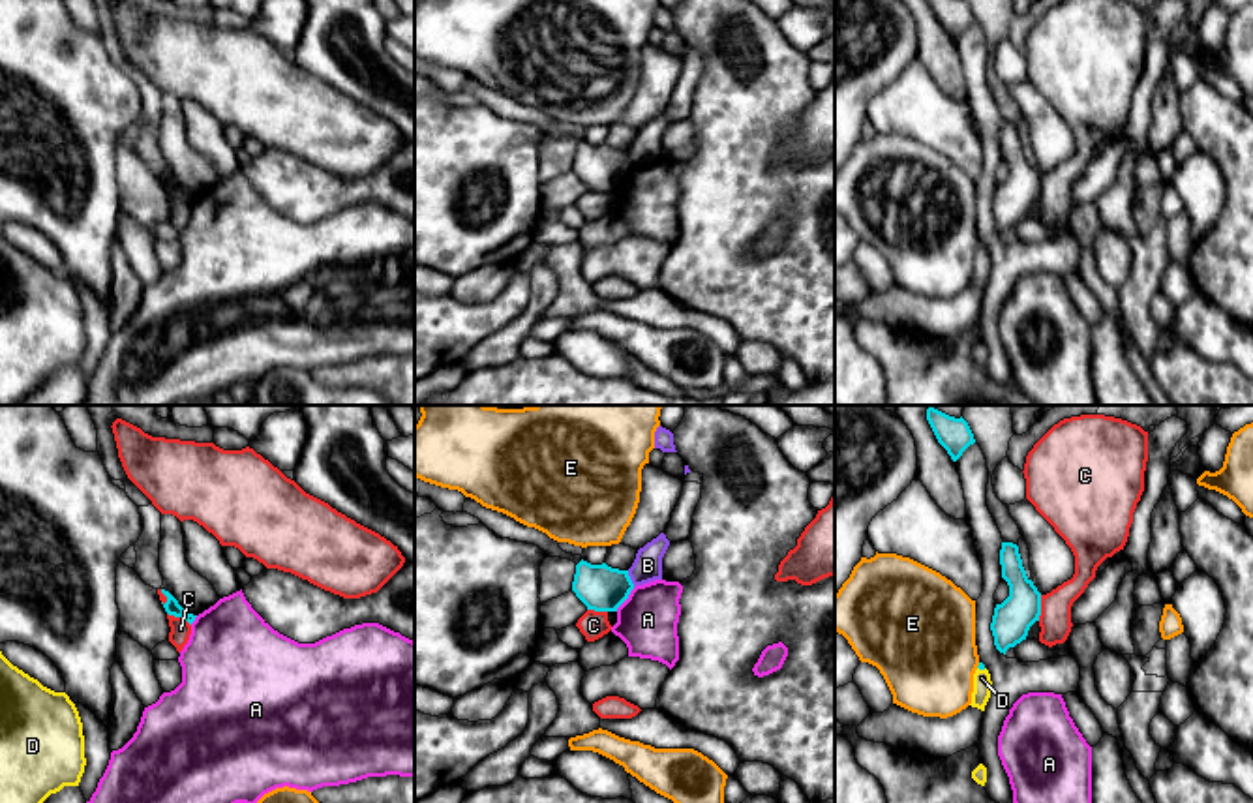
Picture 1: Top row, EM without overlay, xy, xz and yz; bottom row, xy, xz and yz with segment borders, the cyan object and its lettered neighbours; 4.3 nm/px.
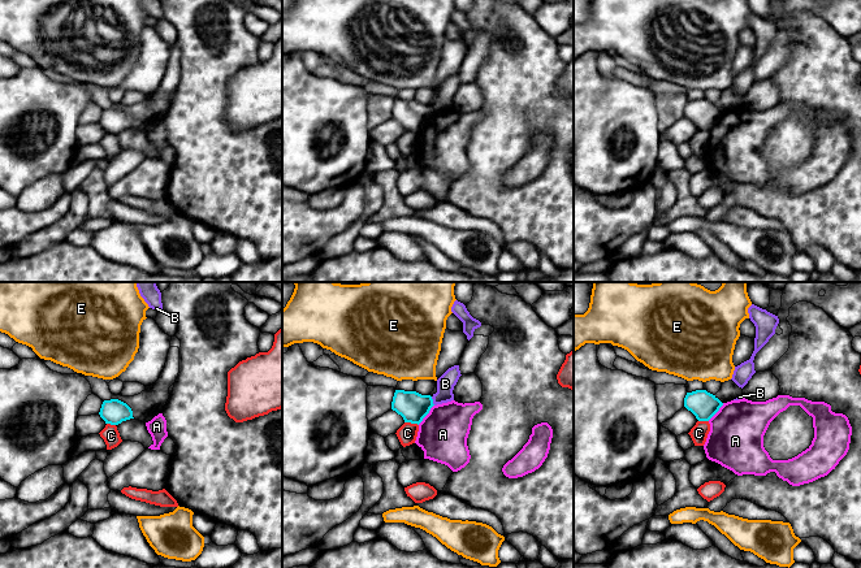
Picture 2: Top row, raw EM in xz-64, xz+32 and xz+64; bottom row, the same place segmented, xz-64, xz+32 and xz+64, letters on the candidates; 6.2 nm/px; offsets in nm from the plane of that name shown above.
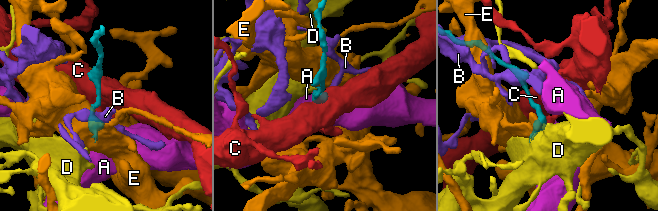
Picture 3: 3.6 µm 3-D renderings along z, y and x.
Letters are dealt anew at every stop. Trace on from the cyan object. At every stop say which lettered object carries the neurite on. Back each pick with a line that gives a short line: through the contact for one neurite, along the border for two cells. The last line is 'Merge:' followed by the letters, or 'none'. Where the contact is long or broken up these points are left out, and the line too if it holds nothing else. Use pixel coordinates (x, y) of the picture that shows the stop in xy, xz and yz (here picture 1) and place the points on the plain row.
D: line yz (981, 246), (981, 248), (981, 257)
Merge: D

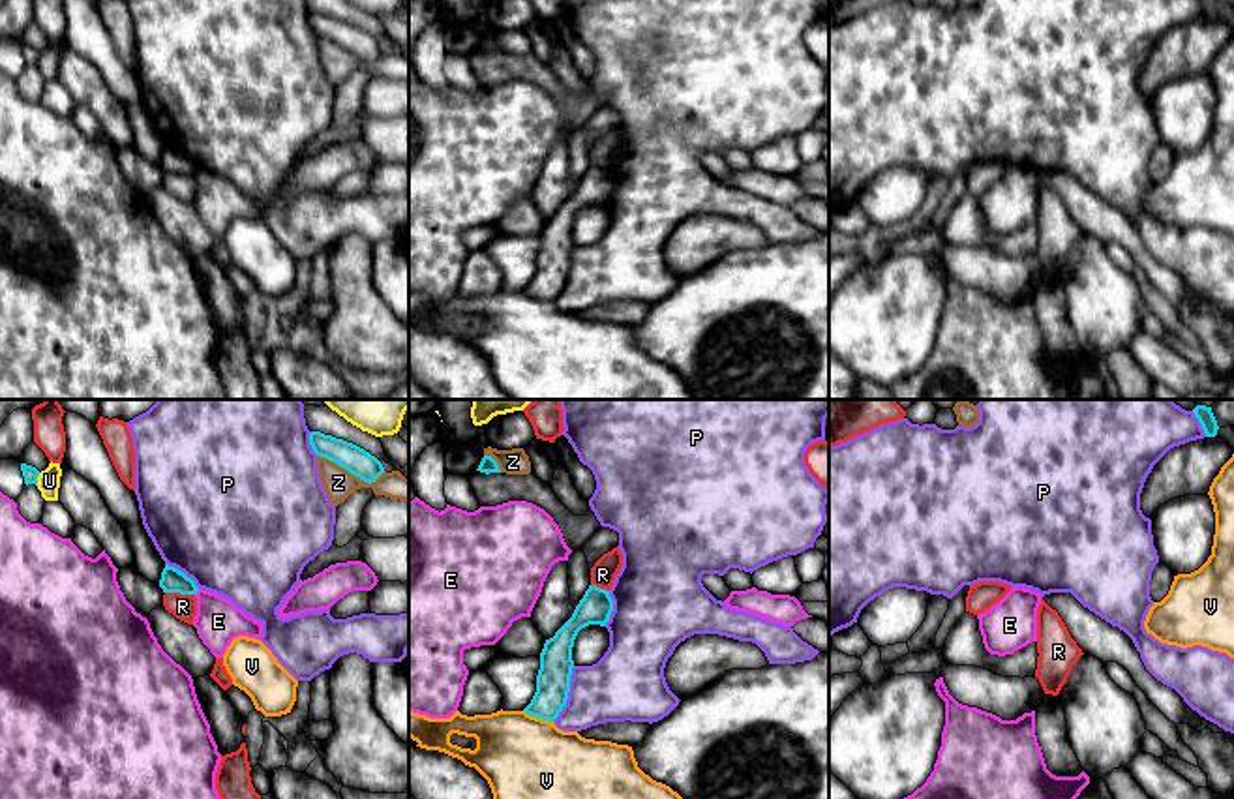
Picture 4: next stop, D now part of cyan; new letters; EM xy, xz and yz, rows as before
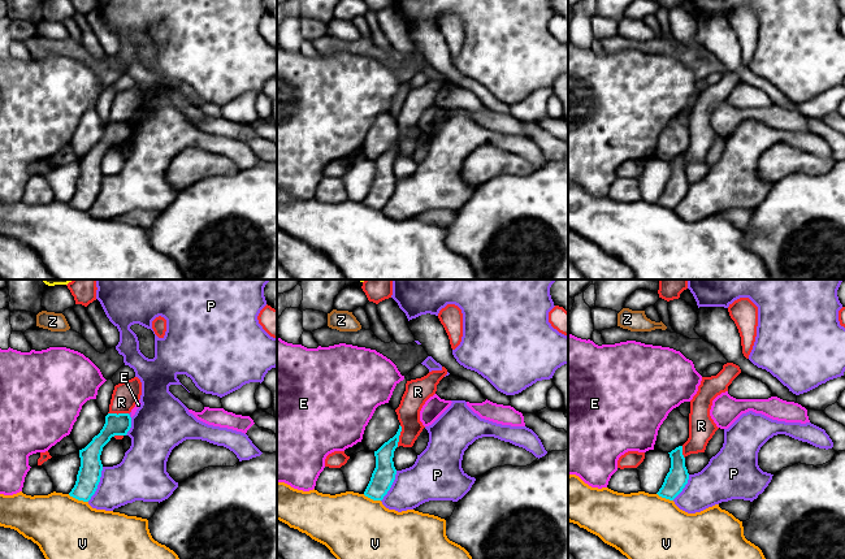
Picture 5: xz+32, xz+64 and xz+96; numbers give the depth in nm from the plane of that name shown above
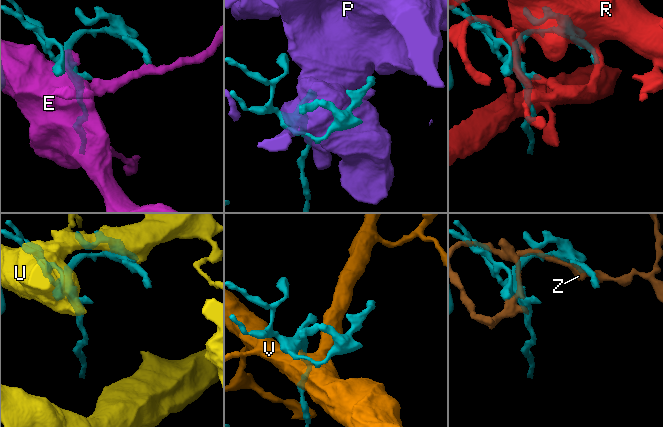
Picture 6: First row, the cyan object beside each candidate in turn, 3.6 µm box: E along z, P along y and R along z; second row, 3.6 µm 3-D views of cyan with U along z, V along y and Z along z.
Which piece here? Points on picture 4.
Merge: none

